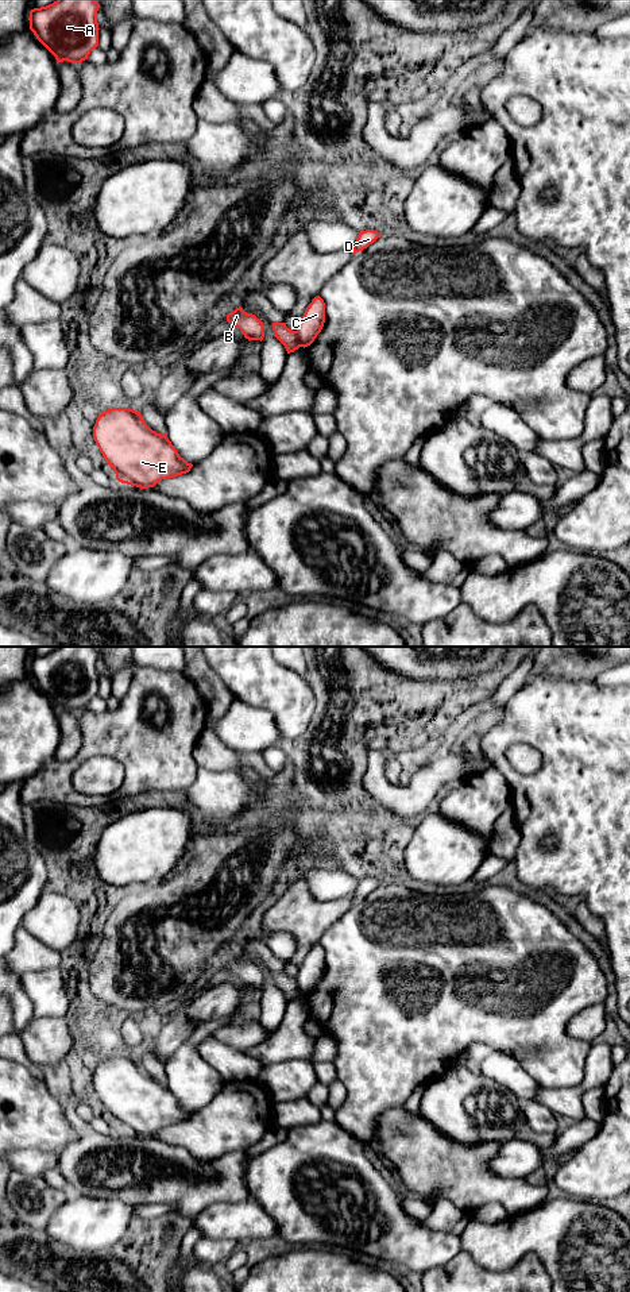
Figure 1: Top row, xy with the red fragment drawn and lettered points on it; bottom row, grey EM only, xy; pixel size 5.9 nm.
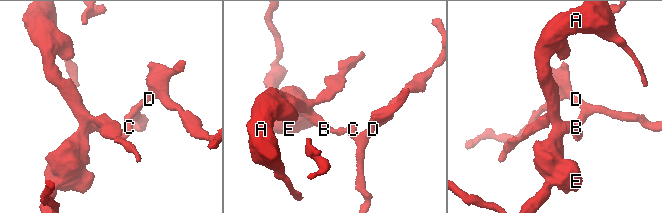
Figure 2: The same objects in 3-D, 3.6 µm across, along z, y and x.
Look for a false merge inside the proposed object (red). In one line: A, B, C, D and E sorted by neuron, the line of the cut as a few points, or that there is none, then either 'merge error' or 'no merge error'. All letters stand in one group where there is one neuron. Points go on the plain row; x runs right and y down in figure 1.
groups A B E / C D; cut xy (296, 979), (301, 994); merge error

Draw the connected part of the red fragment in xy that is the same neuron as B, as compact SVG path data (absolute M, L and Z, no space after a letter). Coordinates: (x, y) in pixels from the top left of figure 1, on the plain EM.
M241 954L228 961L227 969L239 976L248 988L262 990L264 986L263 971L255 963L244 960Z

